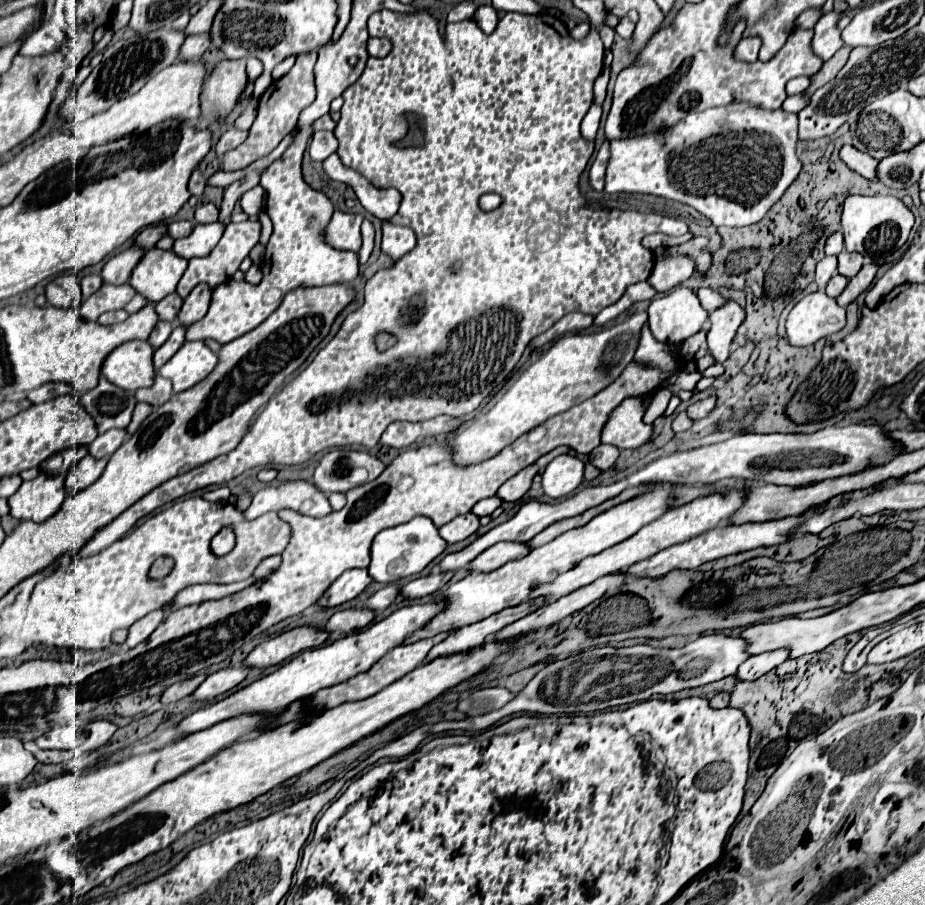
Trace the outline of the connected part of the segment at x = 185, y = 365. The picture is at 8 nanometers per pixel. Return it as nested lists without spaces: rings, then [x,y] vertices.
[[[185,342],[173,358],[159,368],[163,378],[173,382],[173,392],[183,392],[201,382],[217,364],[217,356],[205,342]]]

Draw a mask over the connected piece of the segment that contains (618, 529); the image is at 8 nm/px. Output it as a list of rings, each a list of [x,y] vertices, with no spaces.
[[[641,484],[641,488],[645,488],[645,492],[641,492],[641,496],[635,496],[633,500],[621,502],[601,514],[597,514],[591,522],[587,522],[585,526],[573,528],[561,536],[557,536],[555,540],[551,540],[545,546],[533,548],[525,558],[521,560],[513,560],[509,564],[503,564],[501,568],[487,572],[487,574],[477,574],[471,572],[467,574],[463,580],[459,580],[457,584],[443,588],[435,600],[439,598],[447,598],[447,608],[443,610],[443,614],[437,614],[421,632],[413,632],[413,636],[409,636],[405,640],[405,644],[409,642],[417,642],[421,638],[431,638],[439,632],[447,632],[451,628],[461,628],[473,622],[479,622],[491,614],[501,612],[503,608],[521,604],[529,598],[529,592],[537,586],[537,584],[545,584],[549,580],[555,580],[559,574],[571,570],[575,564],[579,564],[583,558],[599,554],[605,548],[611,548],[623,540],[627,540],[629,536],[633,536],[639,528],[643,528],[645,524],[657,520],[659,516],[663,516],[663,512],[669,510],[669,492],[673,492],[673,488],[679,488],[679,484]]]

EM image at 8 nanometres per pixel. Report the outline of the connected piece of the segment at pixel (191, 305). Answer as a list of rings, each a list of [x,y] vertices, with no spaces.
[[[199,284],[197,288],[191,290],[191,294],[183,300],[183,306],[177,314],[177,322],[183,326],[191,326],[197,320],[201,320],[207,314],[211,302],[211,288],[205,284]]]

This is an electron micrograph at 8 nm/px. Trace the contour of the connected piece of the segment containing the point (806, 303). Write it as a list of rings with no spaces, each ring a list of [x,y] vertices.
[[[823,290],[801,298],[787,318],[787,336],[793,346],[815,344],[845,326],[845,308]]]

